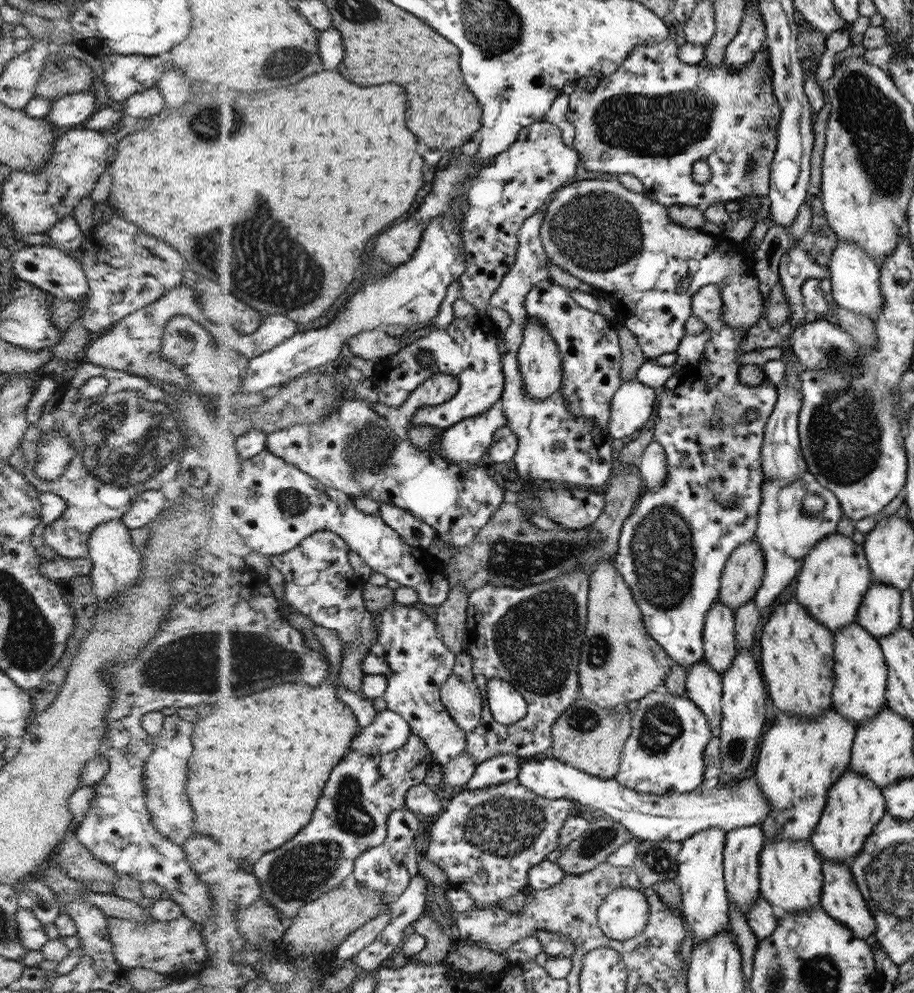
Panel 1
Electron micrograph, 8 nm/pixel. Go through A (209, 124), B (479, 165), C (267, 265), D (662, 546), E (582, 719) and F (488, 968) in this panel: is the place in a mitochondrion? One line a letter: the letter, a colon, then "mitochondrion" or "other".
A: mitochondrion
B: other
C: mitochondrion
D: mitochondrion
E: mitochondrion
F: other

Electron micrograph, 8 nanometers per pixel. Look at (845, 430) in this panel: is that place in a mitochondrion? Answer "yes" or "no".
yes

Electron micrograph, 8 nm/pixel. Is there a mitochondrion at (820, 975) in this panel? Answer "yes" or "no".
yes

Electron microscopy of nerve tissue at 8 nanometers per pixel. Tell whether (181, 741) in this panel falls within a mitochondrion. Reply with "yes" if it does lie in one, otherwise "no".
no

